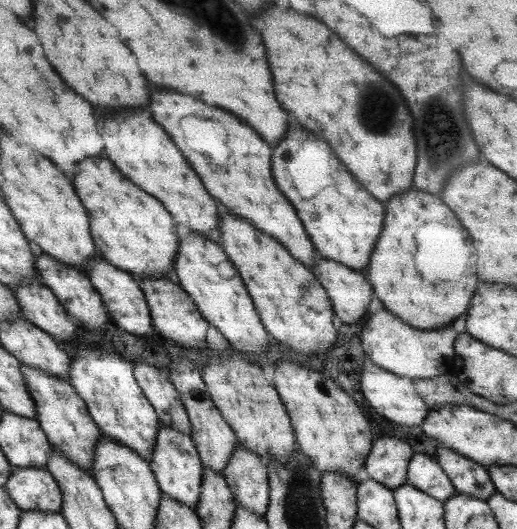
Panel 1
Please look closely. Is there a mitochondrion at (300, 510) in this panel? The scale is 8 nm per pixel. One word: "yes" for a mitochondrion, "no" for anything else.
yes

